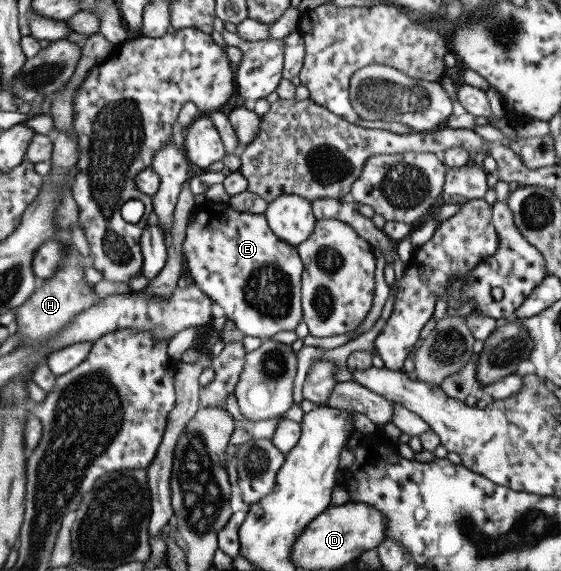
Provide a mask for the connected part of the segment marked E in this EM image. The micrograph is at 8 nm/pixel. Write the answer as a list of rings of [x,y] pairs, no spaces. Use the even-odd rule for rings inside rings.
[[[203,199],[194,205],[194,214],[187,220],[182,244],[182,258],[186,260],[188,274],[196,287],[224,311],[234,326],[245,336],[267,337],[294,330],[301,318],[302,263],[292,245],[278,240],[268,230],[263,214],[234,211],[228,204],[208,202]]]

